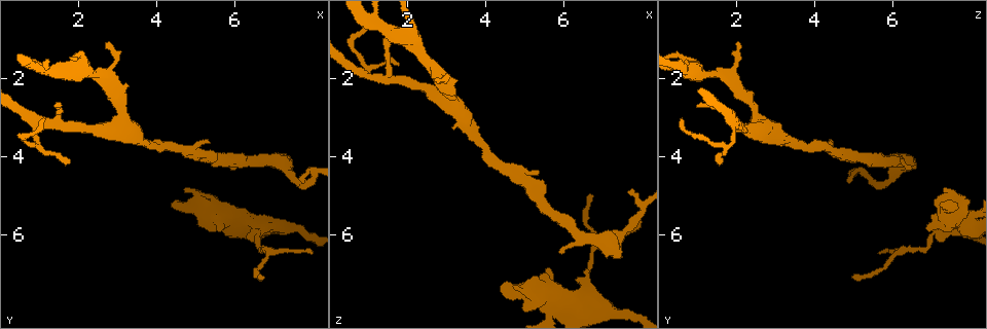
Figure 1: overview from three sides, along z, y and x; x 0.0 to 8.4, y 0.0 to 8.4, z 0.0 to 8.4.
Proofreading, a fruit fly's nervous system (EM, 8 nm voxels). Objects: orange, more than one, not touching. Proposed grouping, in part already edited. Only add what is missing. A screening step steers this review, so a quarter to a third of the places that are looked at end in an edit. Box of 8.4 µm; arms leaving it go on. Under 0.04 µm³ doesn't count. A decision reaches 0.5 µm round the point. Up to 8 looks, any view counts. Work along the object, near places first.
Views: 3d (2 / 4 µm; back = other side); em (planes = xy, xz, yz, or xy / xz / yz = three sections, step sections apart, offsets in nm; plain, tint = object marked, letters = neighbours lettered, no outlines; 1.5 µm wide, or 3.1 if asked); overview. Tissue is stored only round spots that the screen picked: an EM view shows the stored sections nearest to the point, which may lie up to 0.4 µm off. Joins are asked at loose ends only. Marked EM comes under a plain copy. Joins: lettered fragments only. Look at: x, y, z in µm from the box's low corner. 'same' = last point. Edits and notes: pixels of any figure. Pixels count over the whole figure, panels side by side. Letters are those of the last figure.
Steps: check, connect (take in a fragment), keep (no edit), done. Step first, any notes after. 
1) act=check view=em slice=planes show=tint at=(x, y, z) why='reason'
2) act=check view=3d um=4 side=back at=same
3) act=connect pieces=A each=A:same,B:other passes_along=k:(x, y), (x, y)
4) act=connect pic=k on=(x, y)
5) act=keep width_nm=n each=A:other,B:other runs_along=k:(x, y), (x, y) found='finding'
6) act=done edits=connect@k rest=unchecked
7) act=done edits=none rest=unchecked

act=check view=3d um=2 side=back at=(1.80, 4.15, 1.65) why='branch stops here'

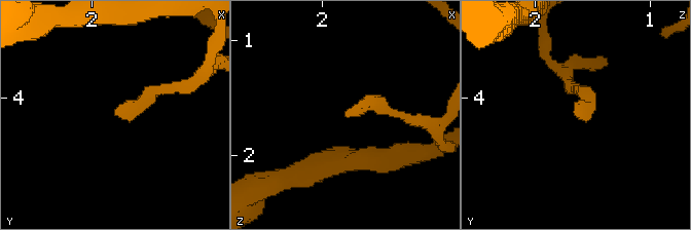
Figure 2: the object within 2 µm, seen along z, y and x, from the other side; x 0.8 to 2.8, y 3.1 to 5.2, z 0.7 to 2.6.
act=check view=em slice=planes show=letters at=(1.82, 4.14, 1.64)

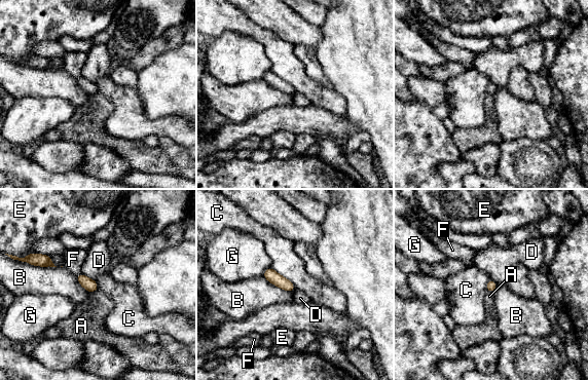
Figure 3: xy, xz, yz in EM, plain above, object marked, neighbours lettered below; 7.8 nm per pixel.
act=keep width_nm=80 each=A:other,B:other,C:other,D:other,E:other,F:other,G:other found='no lettered fragment goes on from it'

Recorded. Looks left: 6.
act=check view=em slice=planes show=letters at=(7.40, 4.35, 6.60) why='an open end'

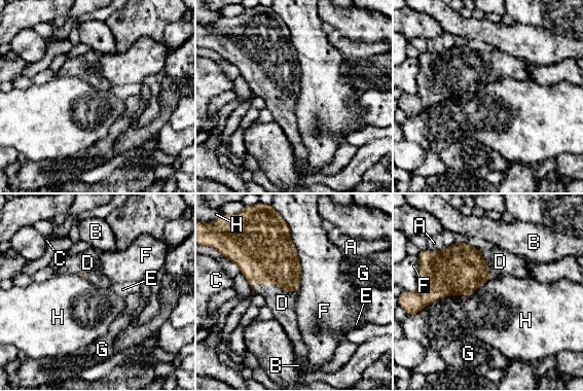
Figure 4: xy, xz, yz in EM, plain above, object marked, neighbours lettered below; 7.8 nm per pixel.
act=connect pieces=D each=A:other,B:other,C:other,D:same,E:other,F:other,G:other,H:other passes_along=4:(264, 254), (275, 284), (282, 303) found='it goes on there'

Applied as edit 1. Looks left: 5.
act=check view=em slice=xy step=8 show=tint at=(4.70, 4.85, 7.35)

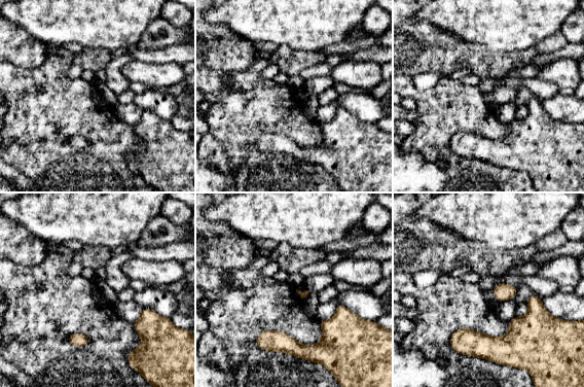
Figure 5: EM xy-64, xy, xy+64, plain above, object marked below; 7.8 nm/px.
act=check view=em slice=xy step=8 show=letters at=same why='see the neighbours'

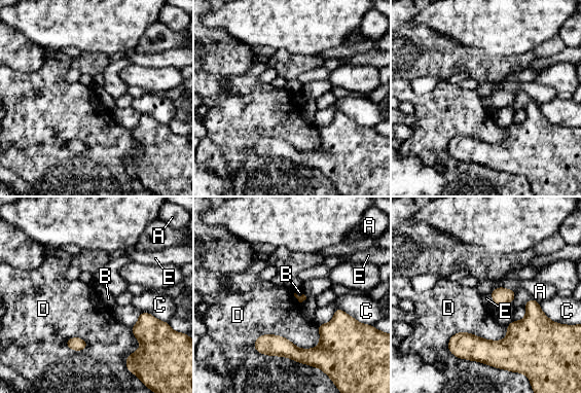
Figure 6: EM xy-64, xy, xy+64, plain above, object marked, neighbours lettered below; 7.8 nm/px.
act=keep each=A:other,B:other,C:other,D:other,E:other border=6:(489, 293), (493, 300), (498, 305) found='no lettered fragment goes on from it'

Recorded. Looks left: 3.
act=done edits=connect@4 rest=unchecked

